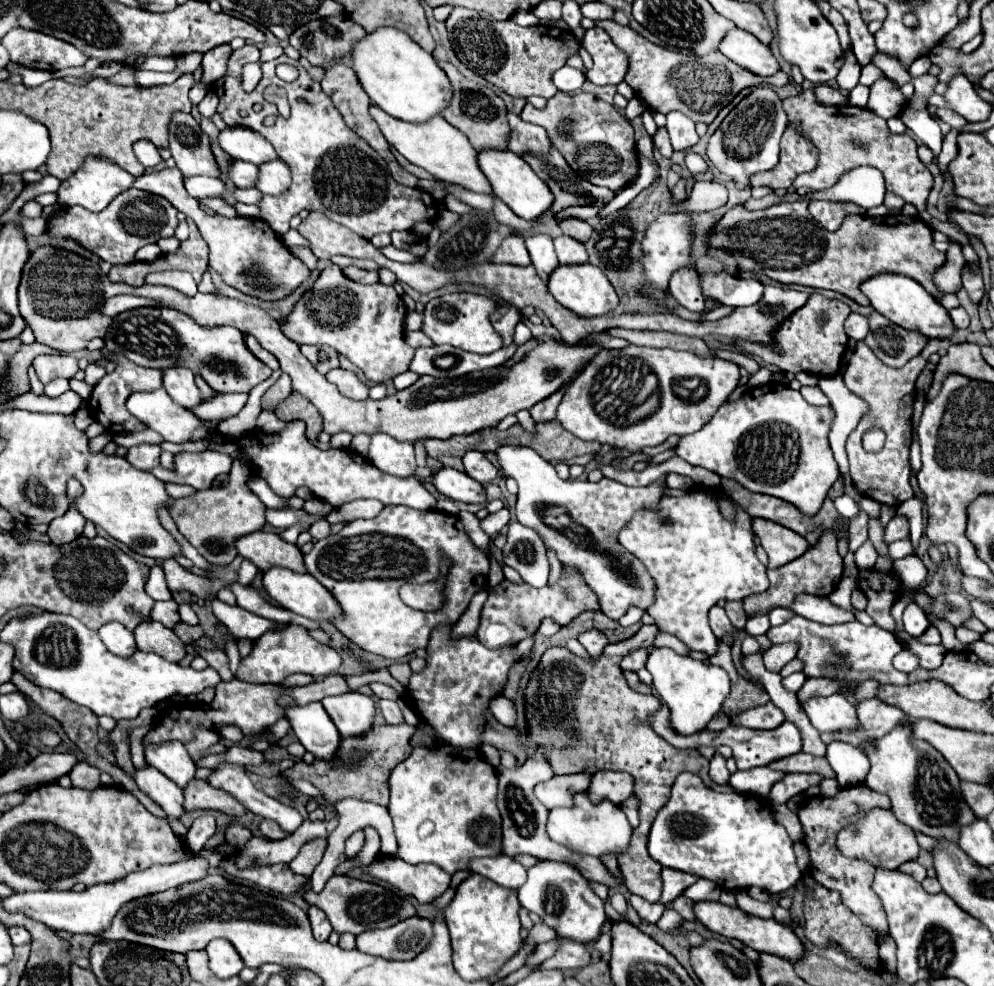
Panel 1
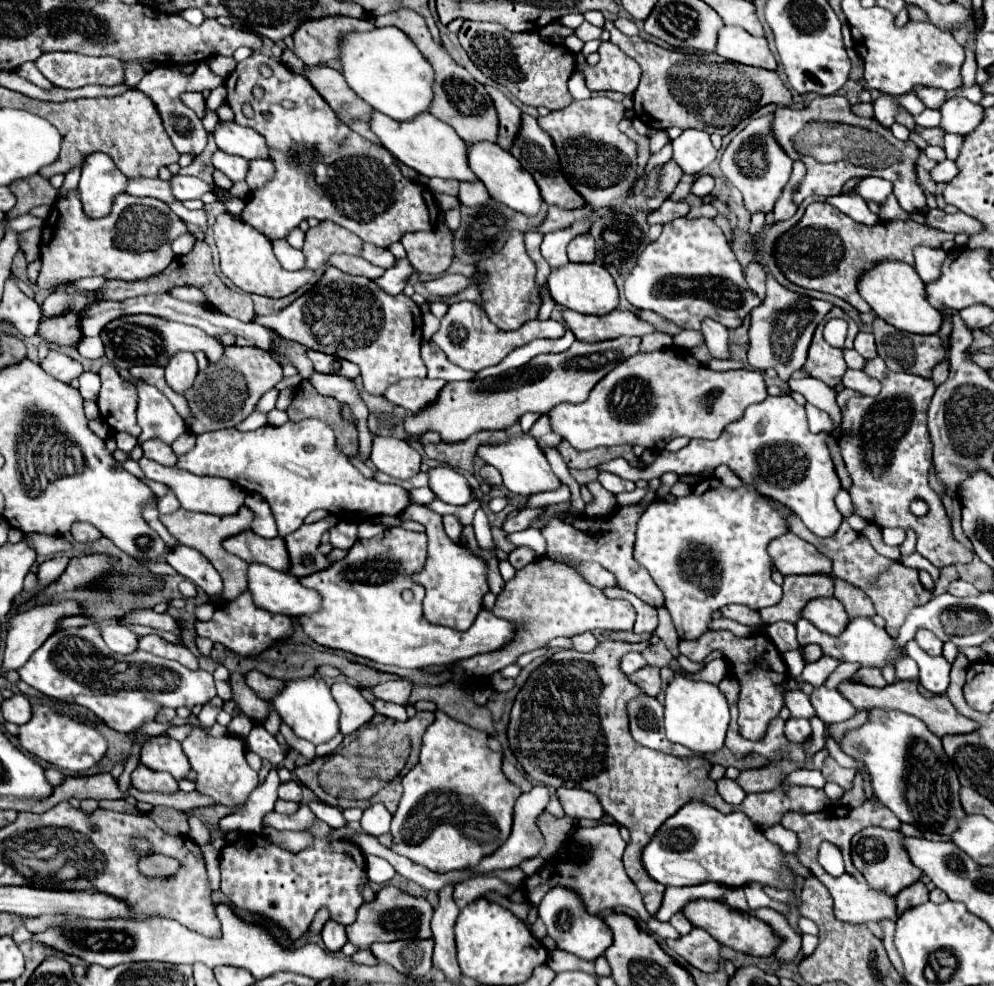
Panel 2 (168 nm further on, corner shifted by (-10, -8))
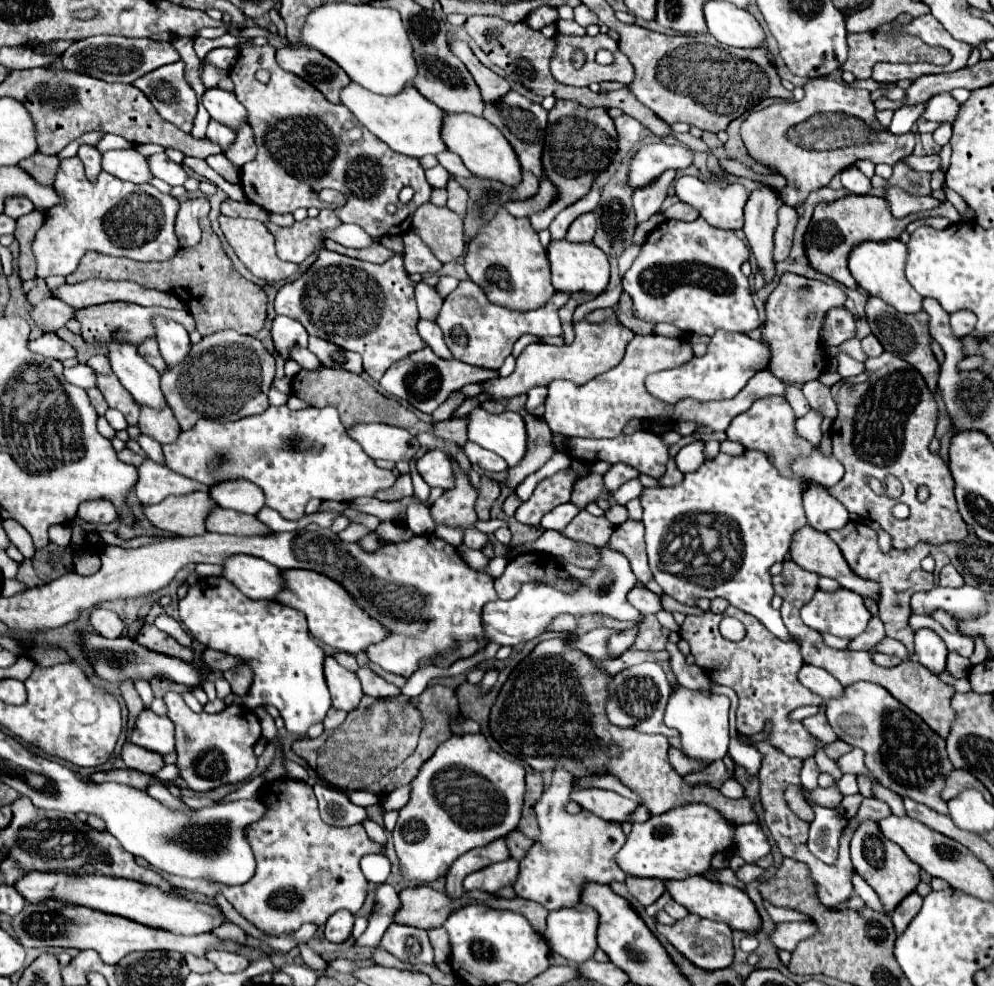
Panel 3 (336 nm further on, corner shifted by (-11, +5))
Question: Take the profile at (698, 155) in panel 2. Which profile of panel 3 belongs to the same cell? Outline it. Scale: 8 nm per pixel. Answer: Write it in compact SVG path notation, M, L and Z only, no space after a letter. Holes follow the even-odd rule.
M645 145L641 147L629 171L629 185L633 189L649 185L657 179L665 169L685 169L693 163L693 151L685 145Z

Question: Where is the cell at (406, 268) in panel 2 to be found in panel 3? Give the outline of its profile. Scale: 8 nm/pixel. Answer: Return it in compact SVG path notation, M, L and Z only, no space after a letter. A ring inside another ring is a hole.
M407 231L403 235L403 241L405 241L403 265L409 275L411 273L425 275L425 273L435 273L441 269L441 261L429 251L429 247L413 231Z

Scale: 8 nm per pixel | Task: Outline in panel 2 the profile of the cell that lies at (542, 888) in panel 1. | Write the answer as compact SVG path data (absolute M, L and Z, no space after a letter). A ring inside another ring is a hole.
M552 888L552 892L548 892L542 904L538 906L538 914L548 928L548 936L556 942L556 948L562 952L574 954L582 960L596 960L612 944L612 932L608 930L604 920L600 916L590 916L584 910L582 900L578 900L578 896L568 888Z

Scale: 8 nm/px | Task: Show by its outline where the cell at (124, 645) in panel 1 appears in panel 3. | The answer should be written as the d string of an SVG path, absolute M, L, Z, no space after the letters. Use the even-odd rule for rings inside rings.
M93 609L91 611L91 625L103 637L119 637L123 633L123 621L117 613L107 609Z

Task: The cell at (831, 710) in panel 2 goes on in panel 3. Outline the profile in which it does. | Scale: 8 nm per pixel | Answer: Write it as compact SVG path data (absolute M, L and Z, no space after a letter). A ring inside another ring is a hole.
M803 665L801 671L799 671L799 681L809 689L813 691L815 695L821 695L821 699L839 699L839 695L843 695L845 687L839 685L839 681L823 671L821 667L815 667L815 665Z

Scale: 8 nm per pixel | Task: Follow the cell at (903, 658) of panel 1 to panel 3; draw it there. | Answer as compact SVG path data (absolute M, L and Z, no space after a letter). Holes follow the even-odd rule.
M883 639L879 645L877 645L877 651L879 653L887 653L887 655L895 655L895 657L899 657L899 659L909 659L909 651L907 651L907 647L903 645L903 643L899 643L899 641L895 641L895 639Z

